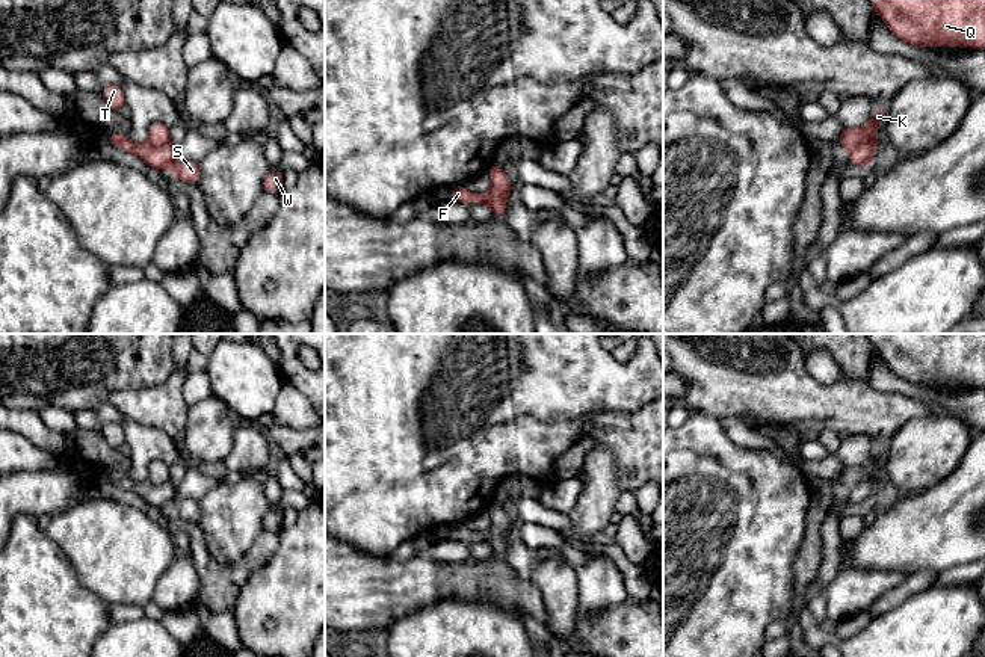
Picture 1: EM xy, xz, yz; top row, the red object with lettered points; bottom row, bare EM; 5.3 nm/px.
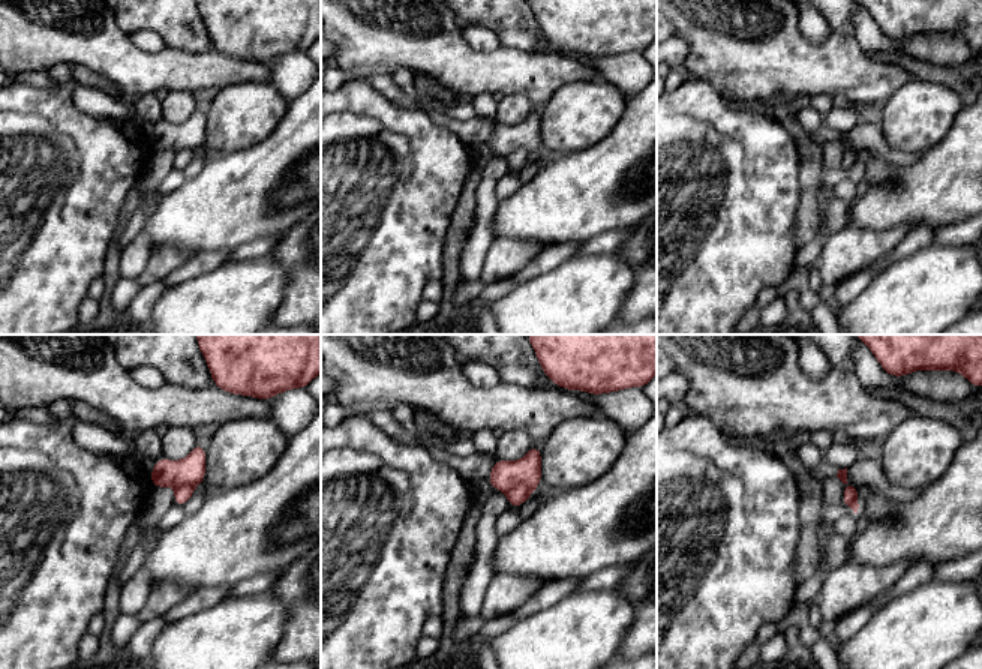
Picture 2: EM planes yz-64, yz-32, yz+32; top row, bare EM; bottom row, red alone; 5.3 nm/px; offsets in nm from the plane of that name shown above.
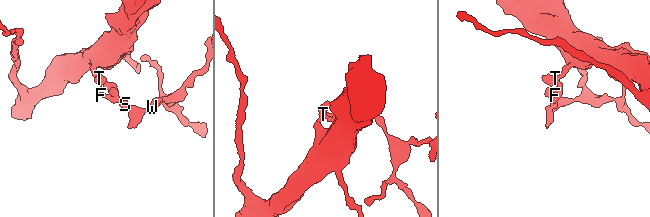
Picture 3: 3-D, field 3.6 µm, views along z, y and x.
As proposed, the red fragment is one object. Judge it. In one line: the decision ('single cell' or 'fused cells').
fused cells

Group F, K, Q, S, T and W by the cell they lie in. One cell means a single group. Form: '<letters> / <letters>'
F S W / K Q T

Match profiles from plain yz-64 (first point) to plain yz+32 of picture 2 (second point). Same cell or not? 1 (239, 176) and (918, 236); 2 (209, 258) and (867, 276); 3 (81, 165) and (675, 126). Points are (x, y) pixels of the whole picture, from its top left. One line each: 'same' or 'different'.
1: different
2: different
3: same

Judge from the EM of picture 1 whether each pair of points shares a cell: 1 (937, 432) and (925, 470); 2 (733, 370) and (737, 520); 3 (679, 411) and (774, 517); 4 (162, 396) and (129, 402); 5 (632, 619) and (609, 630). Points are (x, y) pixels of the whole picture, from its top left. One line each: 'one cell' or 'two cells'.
1: one cell
2: two cells
3: two cells
4: one cell
5: one cell

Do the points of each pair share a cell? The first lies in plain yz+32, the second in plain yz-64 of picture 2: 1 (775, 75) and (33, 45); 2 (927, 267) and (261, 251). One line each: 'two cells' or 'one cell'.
1: one cell
2: two cells

